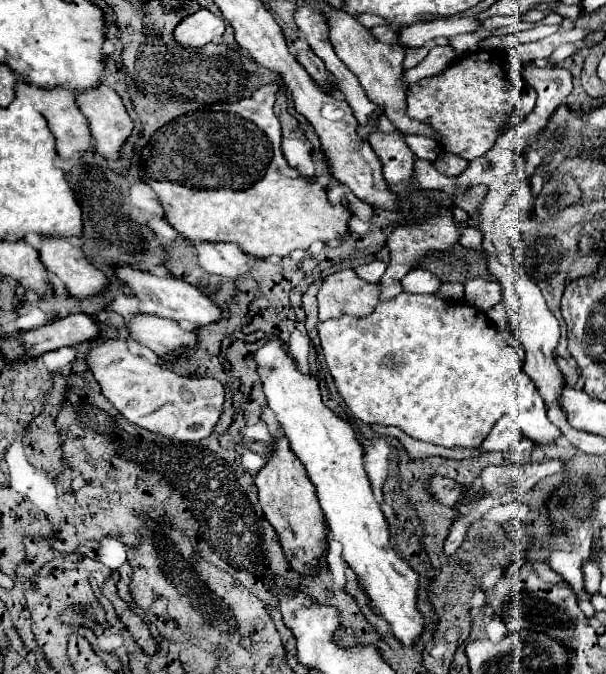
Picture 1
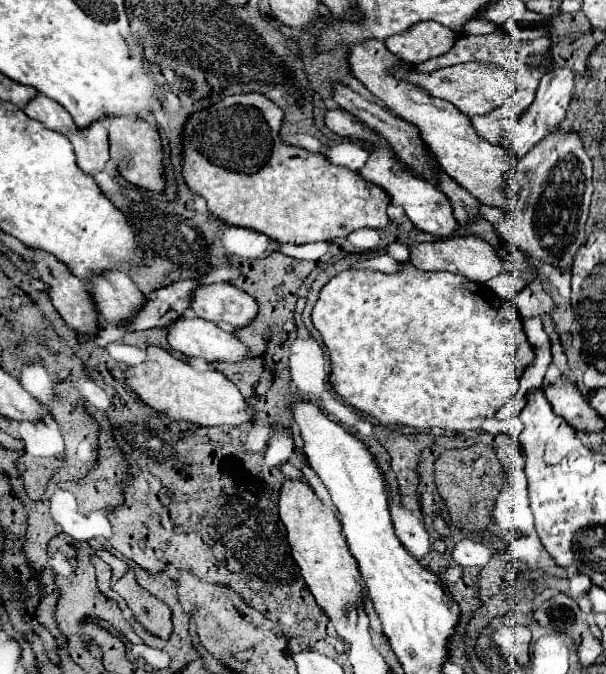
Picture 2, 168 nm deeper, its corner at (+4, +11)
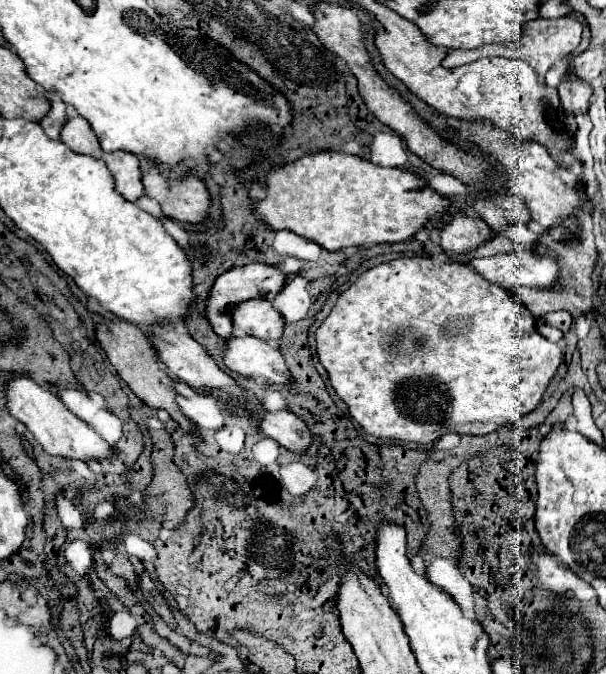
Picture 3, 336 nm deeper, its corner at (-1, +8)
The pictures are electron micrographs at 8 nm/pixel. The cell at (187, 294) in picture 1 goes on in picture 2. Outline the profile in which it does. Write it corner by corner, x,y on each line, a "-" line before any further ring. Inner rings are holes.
215,282
205,284
205,288
197,288
193,308
189,310
203,320
227,322
243,328
251,318
255,318
257,302
229,282

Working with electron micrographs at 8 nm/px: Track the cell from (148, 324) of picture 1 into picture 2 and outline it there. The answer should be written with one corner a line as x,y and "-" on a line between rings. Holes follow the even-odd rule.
185,316
185,320
177,320
177,324
167,324
165,330
167,342
175,352
205,358
207,362
237,362
247,354
245,346
231,332
197,316

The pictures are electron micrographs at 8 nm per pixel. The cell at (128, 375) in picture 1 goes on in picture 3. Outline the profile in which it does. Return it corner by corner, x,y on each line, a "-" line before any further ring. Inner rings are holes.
286,409
266,411
258,419
258,427
264,435
272,437
292,453
306,453
312,445
312,433
306,423

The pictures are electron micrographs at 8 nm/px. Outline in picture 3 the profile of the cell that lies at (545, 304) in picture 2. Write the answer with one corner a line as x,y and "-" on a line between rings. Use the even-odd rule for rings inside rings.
554,311
554,313
548,313
546,319
548,319
550,325
558,327
558,329
564,331
564,333
566,333
566,331
570,329
570,325
572,325
572,317
566,315
566,311

